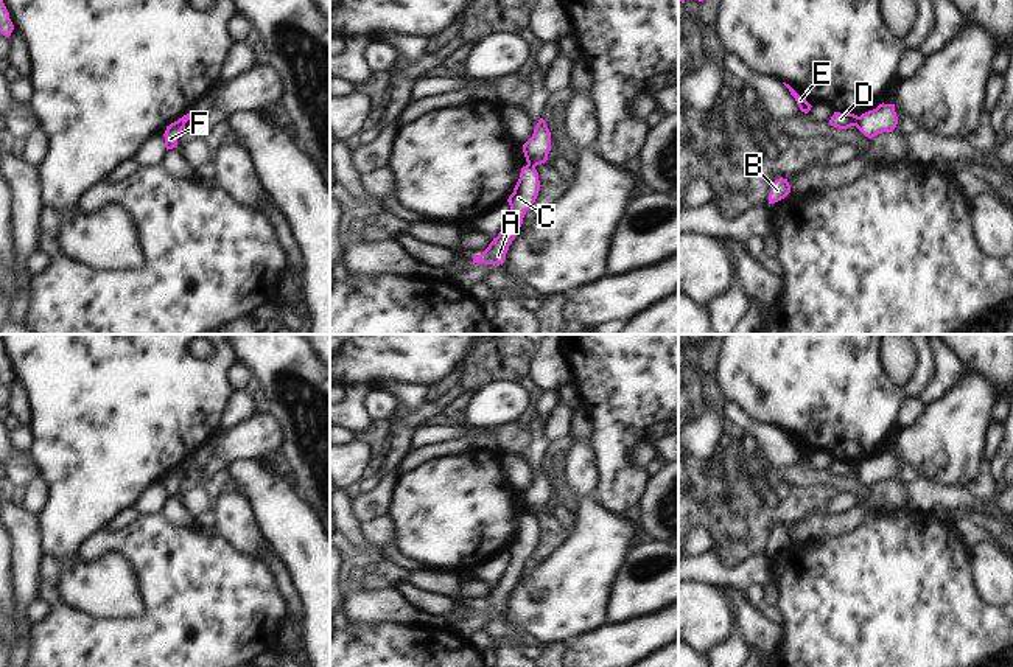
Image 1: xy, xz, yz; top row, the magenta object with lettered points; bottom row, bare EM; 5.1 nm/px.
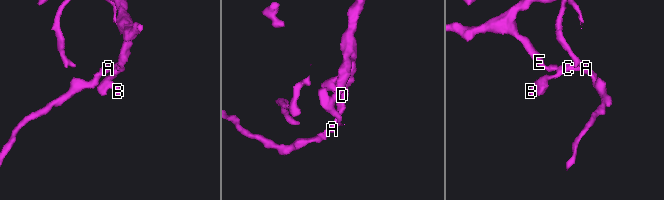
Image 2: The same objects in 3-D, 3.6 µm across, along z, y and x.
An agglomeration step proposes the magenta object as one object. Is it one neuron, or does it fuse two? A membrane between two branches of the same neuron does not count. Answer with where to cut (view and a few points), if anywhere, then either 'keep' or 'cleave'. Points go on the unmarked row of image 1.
cut in yz along (859, 465), (855, 473); cleave

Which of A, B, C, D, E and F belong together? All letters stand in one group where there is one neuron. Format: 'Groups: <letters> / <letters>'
Groups: A B C F / D E.

